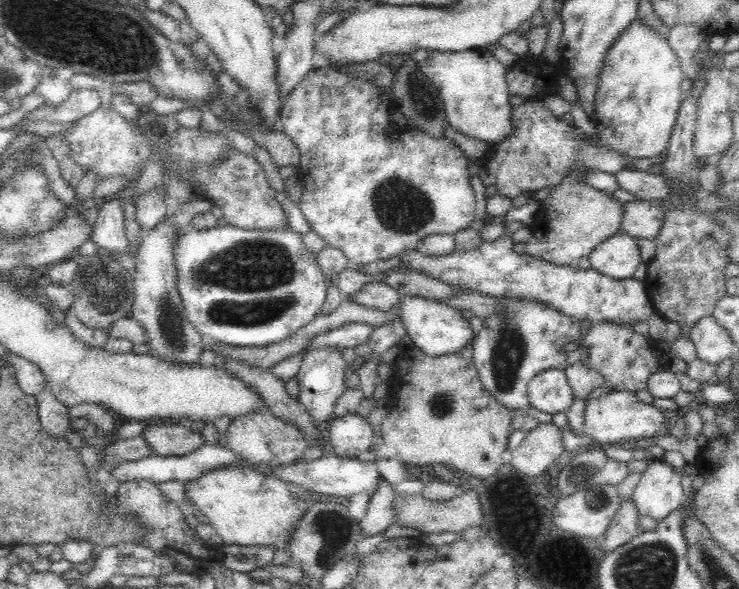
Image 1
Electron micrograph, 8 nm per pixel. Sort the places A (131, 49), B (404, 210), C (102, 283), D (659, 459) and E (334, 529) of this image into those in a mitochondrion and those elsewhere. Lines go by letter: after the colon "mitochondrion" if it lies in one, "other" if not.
A: mitochondrion
B: mitochondrion
C: mitochondrion
D: other
E: mitochondrion

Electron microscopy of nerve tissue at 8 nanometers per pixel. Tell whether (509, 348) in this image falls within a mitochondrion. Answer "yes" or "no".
yes

